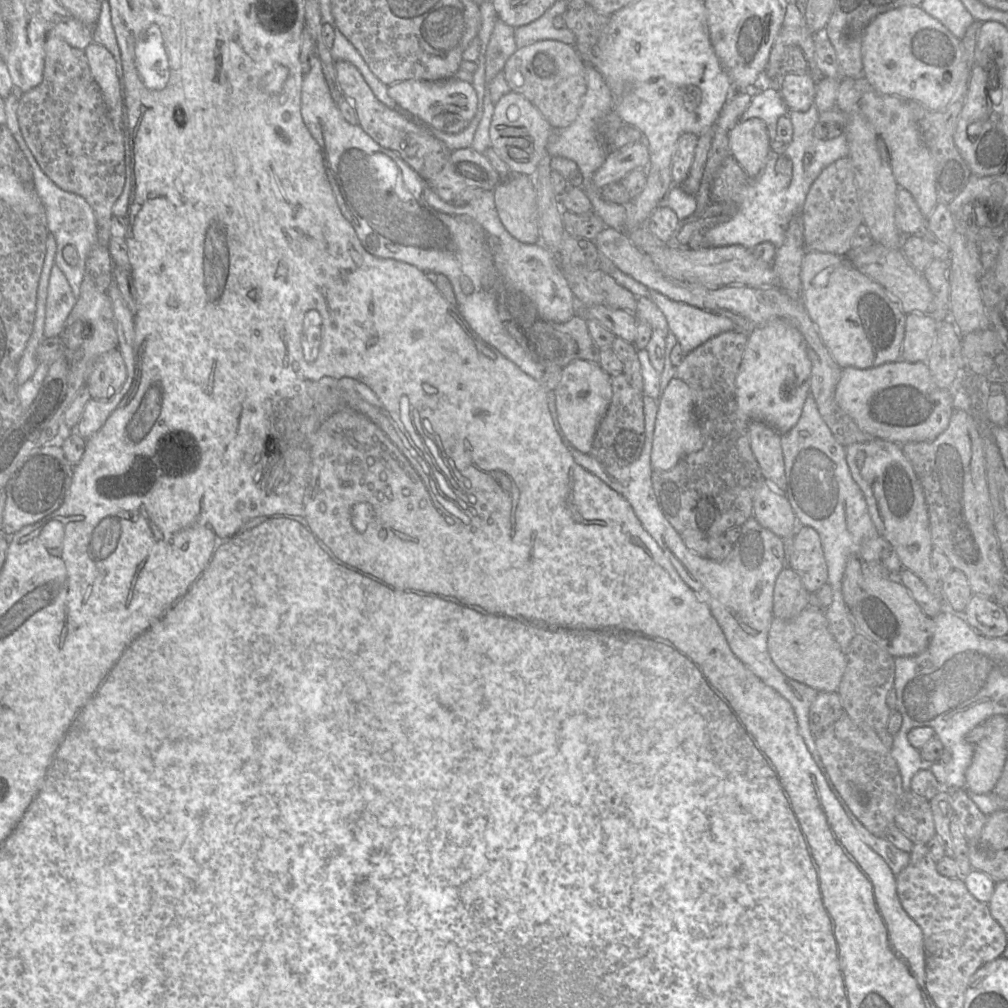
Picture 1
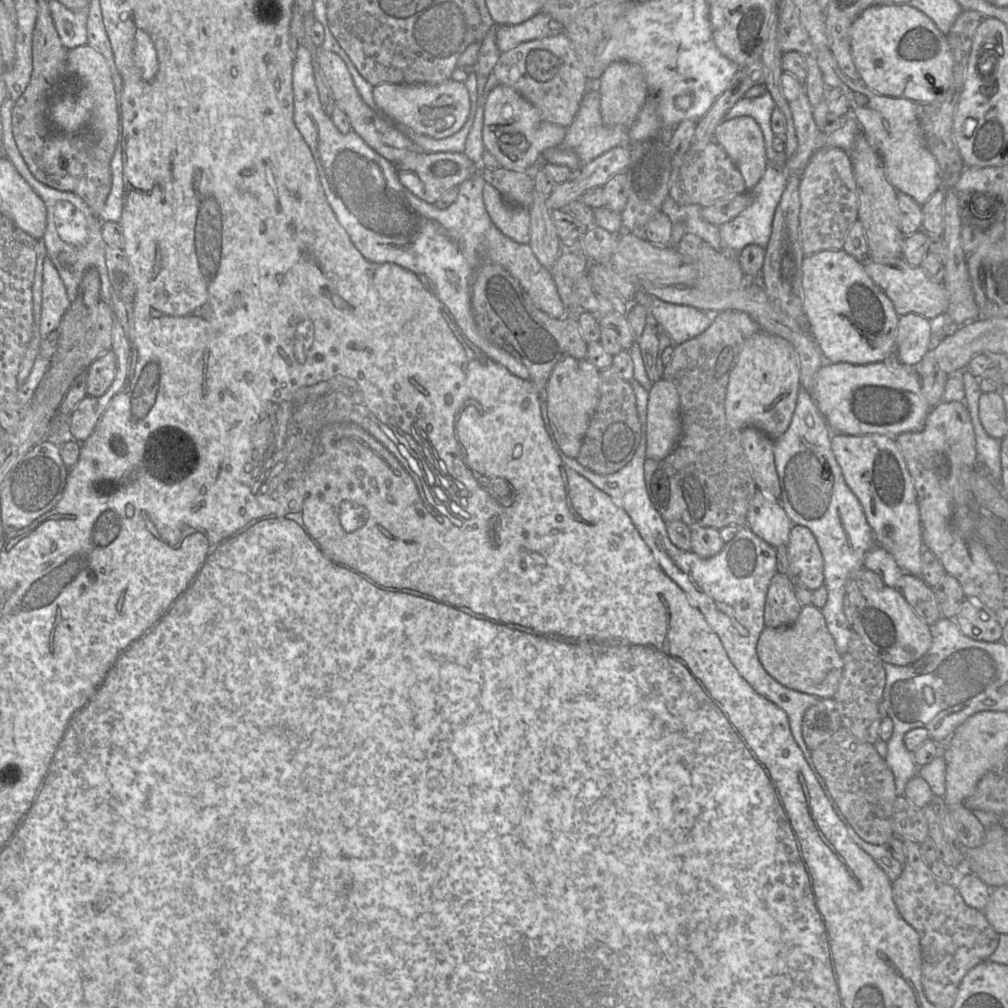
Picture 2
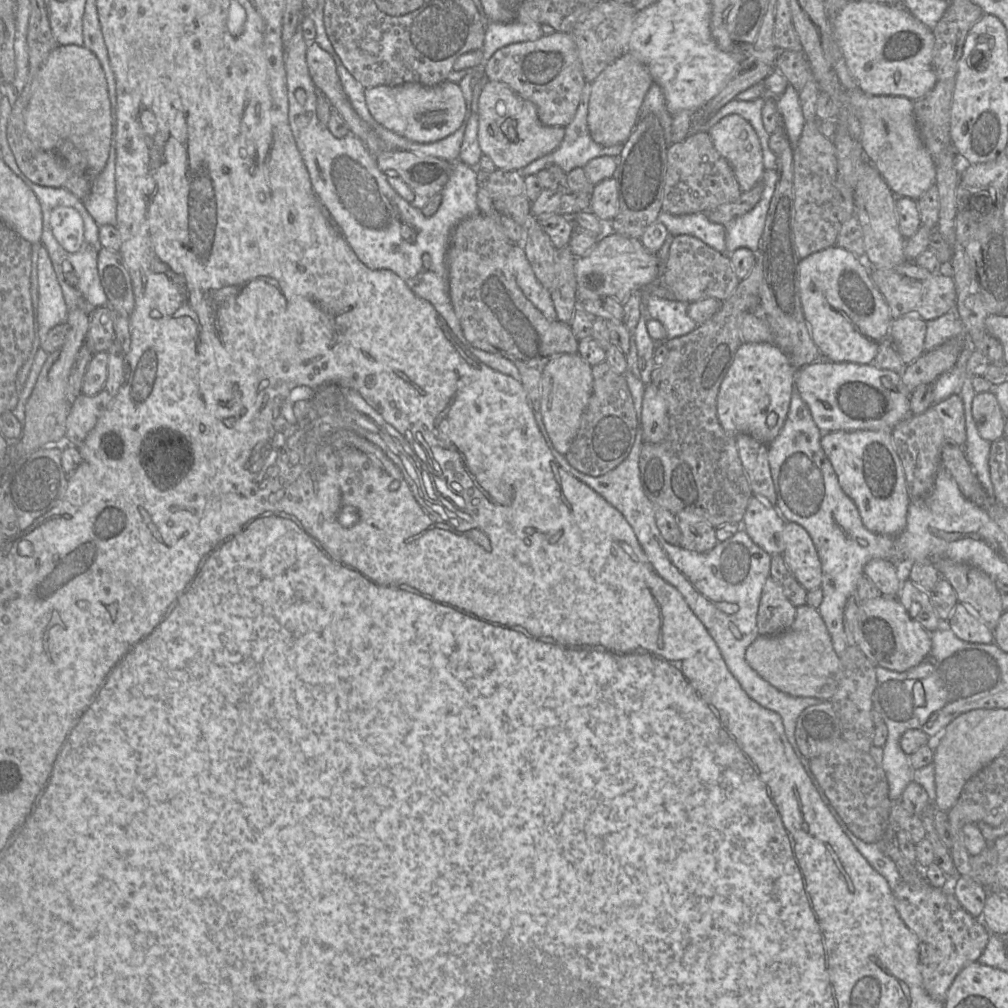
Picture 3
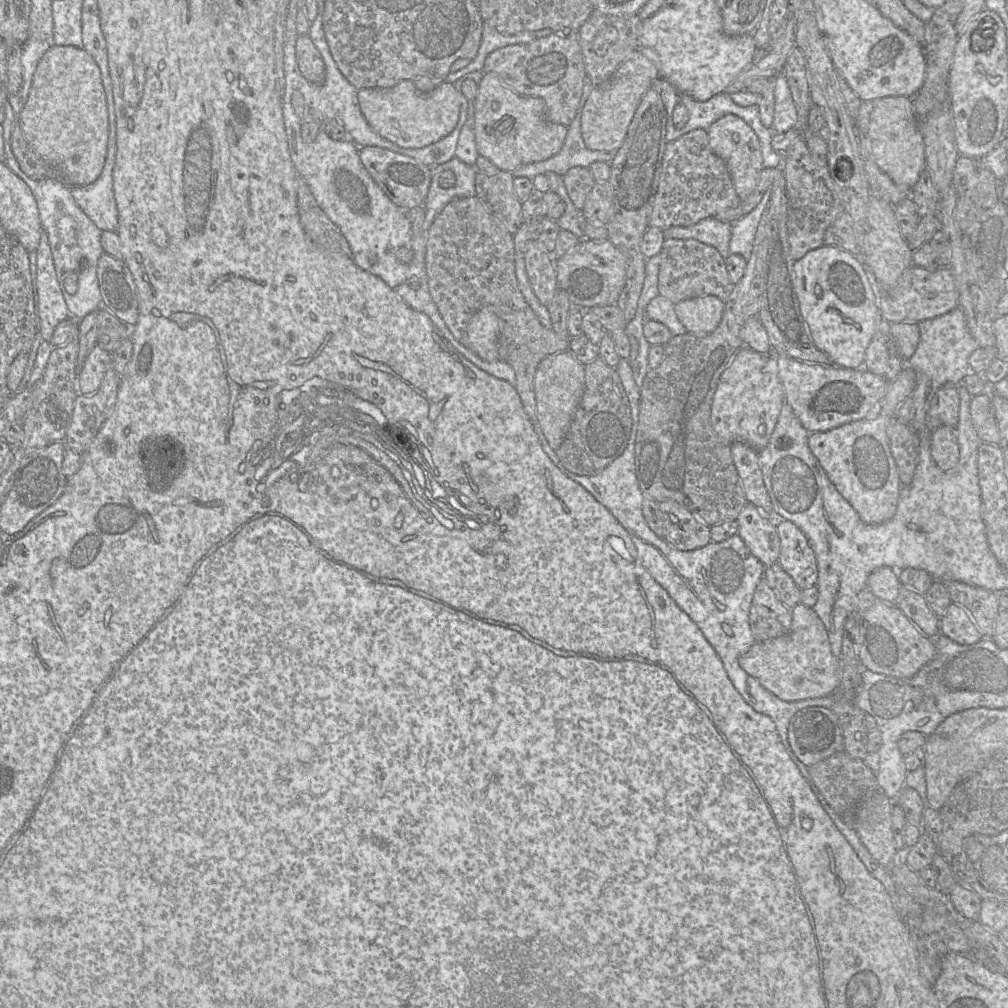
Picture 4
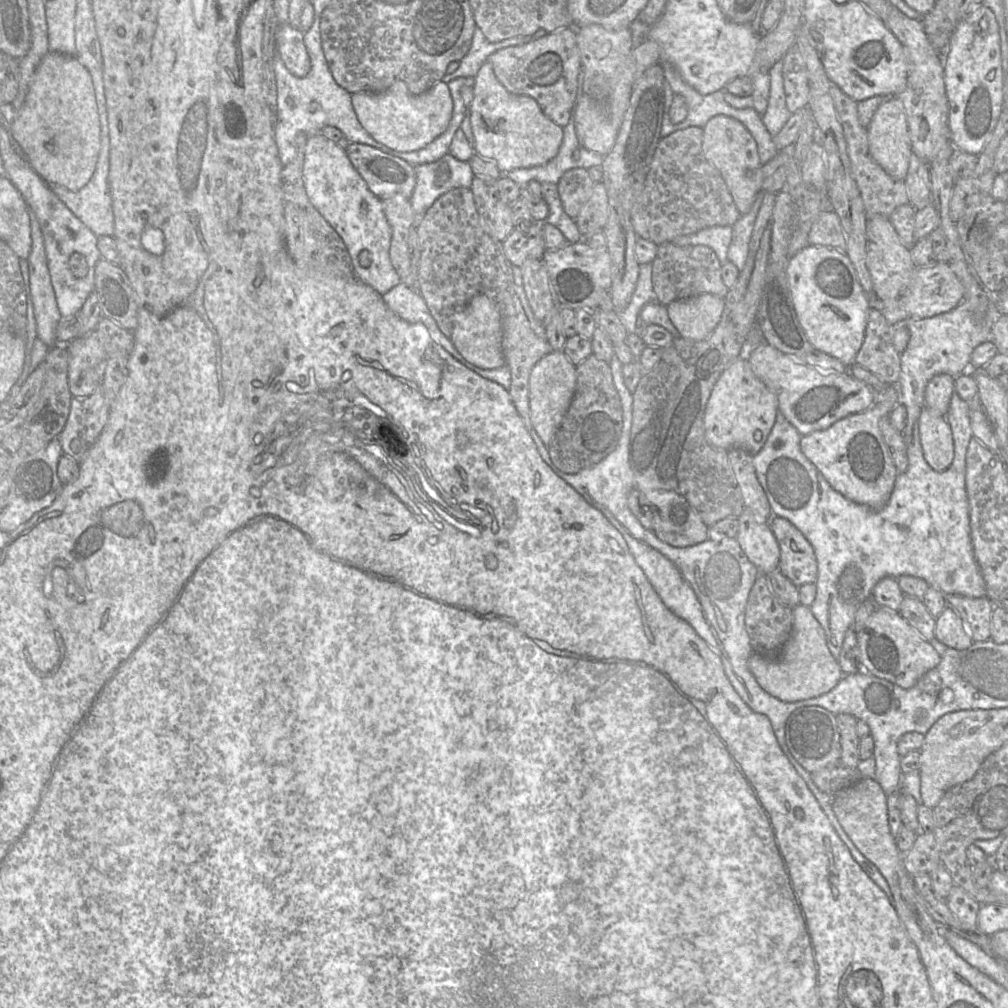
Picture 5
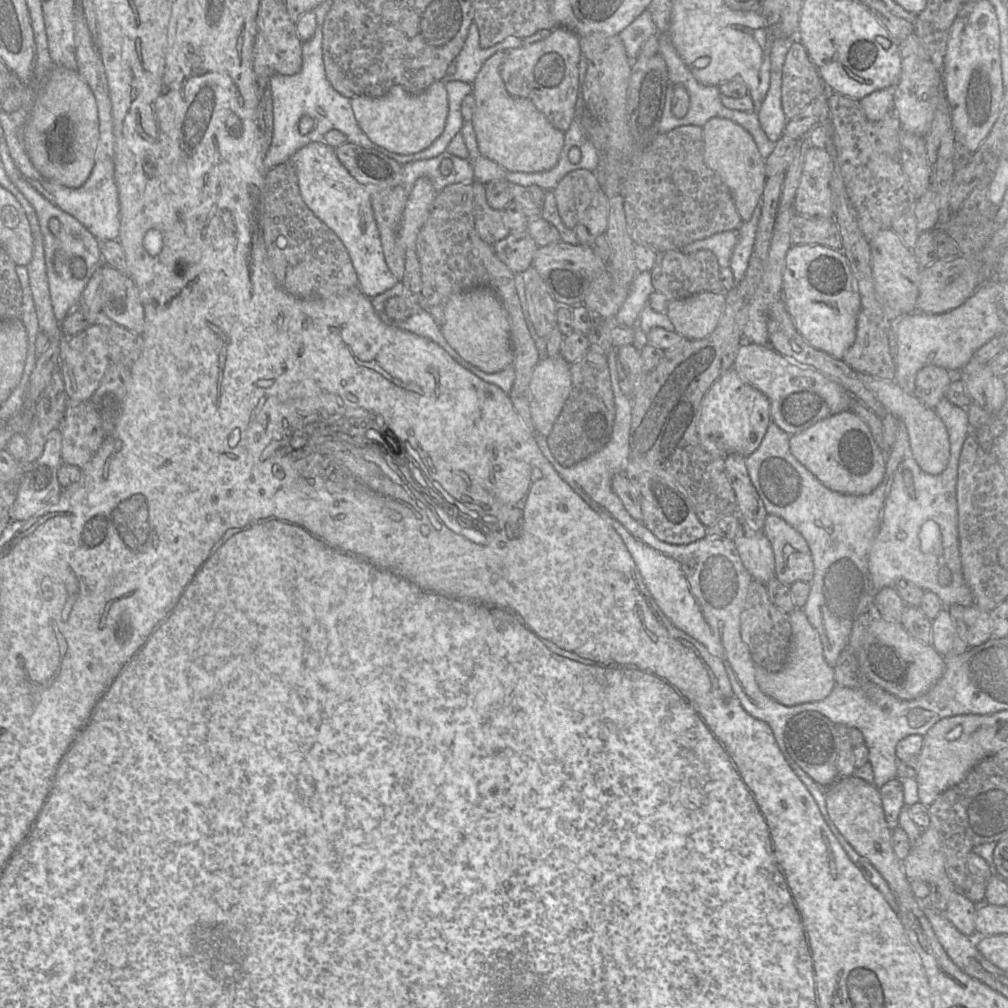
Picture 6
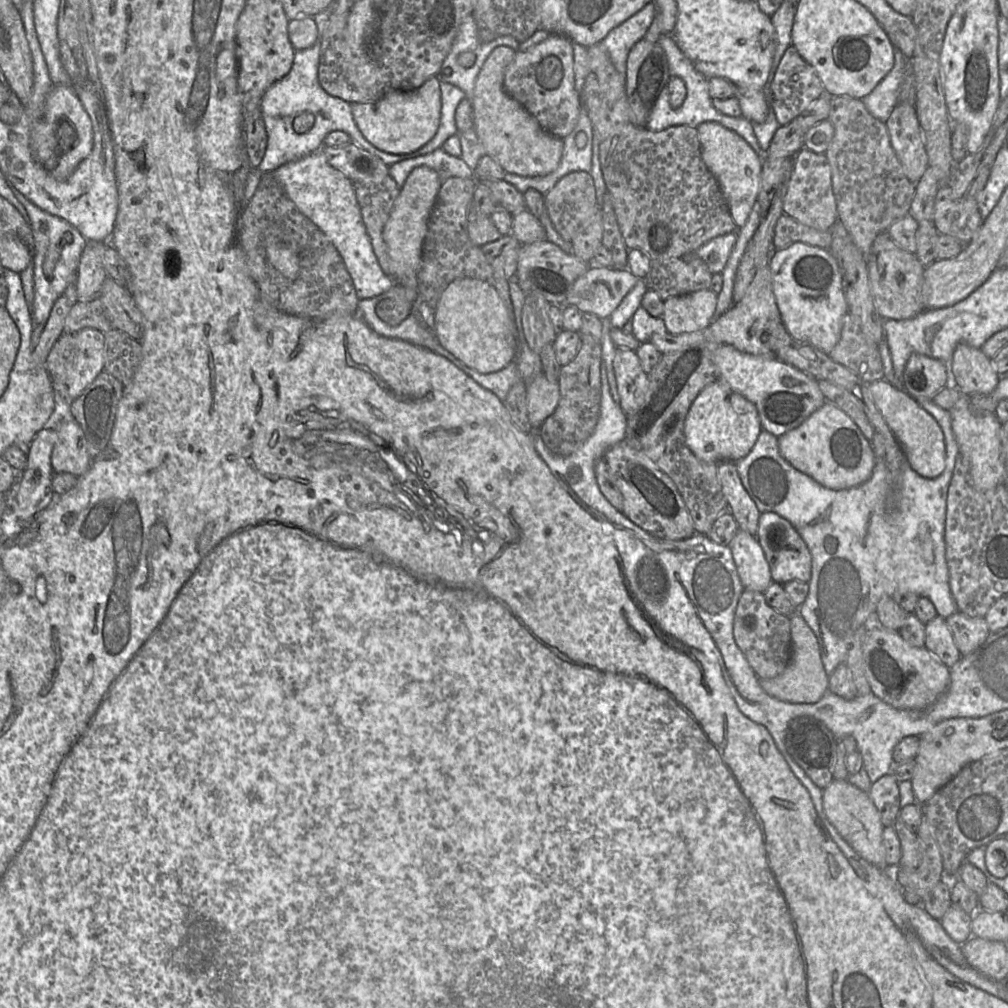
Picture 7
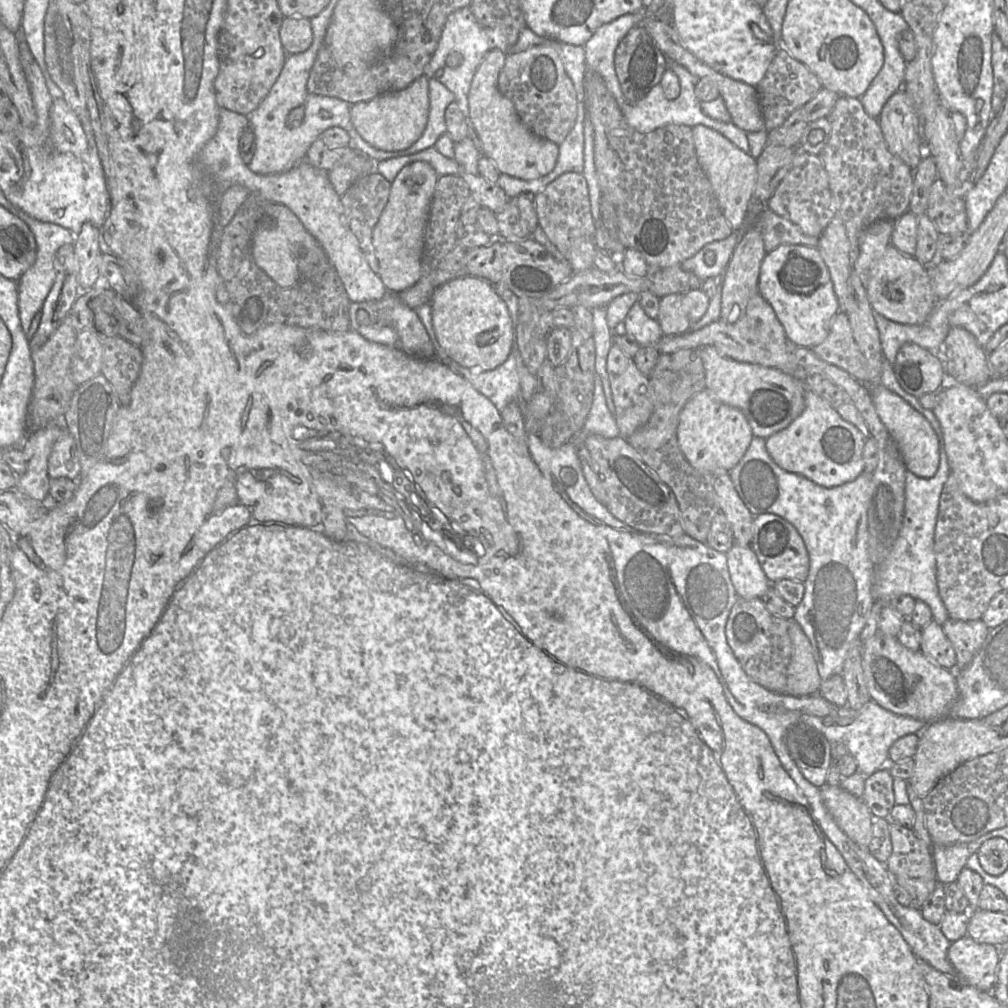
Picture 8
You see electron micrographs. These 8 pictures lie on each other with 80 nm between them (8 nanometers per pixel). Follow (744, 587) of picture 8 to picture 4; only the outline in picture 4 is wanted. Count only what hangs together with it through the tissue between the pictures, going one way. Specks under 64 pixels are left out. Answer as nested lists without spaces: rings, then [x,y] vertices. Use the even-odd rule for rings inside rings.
[[[746,503],[736,521],[737,534],[764,566],[778,562],[780,539],[776,526],[770,522],[768,516],[755,505]]]

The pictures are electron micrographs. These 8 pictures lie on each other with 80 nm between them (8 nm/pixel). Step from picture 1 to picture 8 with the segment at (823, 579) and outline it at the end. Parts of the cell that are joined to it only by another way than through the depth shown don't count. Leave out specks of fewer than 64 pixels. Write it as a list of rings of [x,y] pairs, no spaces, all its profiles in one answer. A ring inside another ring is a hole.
[[[776,514],[755,516],[752,523],[752,540],[749,545],[755,552],[758,561],[773,584],[782,579],[802,582],[809,573],[809,556],[802,537],[796,528],[784,518]]]

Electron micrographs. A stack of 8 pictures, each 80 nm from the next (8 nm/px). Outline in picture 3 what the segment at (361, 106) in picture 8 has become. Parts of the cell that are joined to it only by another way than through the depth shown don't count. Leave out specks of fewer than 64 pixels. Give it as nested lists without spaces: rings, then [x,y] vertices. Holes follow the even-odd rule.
[[[444,81],[426,87],[418,83],[377,86],[365,89],[371,116],[386,129],[416,143],[433,143],[456,132],[463,123],[466,101],[458,83]]]

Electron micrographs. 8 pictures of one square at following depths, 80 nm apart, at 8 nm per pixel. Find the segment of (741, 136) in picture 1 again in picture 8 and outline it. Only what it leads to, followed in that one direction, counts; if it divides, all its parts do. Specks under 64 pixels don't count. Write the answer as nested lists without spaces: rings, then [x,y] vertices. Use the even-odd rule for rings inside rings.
[[[699,124],[692,131],[699,165],[712,185],[720,210],[733,231],[741,229],[757,179],[756,159],[712,128]]]

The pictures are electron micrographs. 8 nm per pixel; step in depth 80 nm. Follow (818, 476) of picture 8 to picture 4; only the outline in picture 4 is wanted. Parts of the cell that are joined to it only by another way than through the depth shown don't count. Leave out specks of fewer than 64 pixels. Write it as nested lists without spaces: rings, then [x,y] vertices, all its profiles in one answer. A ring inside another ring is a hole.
[[[904,367],[895,380],[888,382],[884,398],[865,419],[849,422],[825,432],[809,433],[809,449],[838,492],[866,524],[885,523],[896,513],[902,485],[889,448],[886,428],[900,404],[911,395],[916,382],[915,372]]]

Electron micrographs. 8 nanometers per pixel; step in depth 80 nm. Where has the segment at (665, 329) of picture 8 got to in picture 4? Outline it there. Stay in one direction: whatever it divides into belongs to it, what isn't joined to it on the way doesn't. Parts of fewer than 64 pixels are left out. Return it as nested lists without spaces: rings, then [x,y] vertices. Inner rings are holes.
[[[708,295],[683,300],[674,305],[674,311],[687,333],[705,336],[713,332],[721,321],[724,303]]]

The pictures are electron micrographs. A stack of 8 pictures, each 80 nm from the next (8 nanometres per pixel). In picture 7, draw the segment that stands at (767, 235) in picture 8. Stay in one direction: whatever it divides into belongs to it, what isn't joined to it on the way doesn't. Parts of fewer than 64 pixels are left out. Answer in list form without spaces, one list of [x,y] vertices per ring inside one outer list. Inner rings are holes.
[[[783,214],[777,220],[774,228],[773,251],[788,247],[795,242],[829,249],[832,238],[830,230],[819,231],[800,223],[789,215]]]

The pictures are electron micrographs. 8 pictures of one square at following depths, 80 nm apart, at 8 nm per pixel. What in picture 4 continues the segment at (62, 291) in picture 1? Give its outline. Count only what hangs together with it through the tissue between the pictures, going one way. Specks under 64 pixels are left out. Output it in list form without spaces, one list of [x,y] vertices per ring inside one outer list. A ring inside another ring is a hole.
[[[43,229],[35,252],[39,333],[43,341],[50,343],[56,326],[69,317],[69,312],[57,280],[48,238]]]

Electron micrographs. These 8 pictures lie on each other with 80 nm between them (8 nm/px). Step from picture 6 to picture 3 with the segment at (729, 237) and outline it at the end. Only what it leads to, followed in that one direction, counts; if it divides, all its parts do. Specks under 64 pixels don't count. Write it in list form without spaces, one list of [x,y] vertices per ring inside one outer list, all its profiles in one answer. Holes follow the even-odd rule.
[[[661,211],[658,221],[666,226],[669,235],[688,234],[702,240],[720,253],[727,254],[726,226],[712,222],[705,212],[673,215]]]

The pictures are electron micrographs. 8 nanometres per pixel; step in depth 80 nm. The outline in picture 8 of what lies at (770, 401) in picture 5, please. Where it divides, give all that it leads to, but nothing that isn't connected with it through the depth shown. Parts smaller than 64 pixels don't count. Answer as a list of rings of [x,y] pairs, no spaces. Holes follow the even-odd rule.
[[[704,389],[689,399],[679,415],[679,447],[690,465],[702,472],[729,473],[746,453],[753,437],[743,413],[721,402],[709,389]]]

